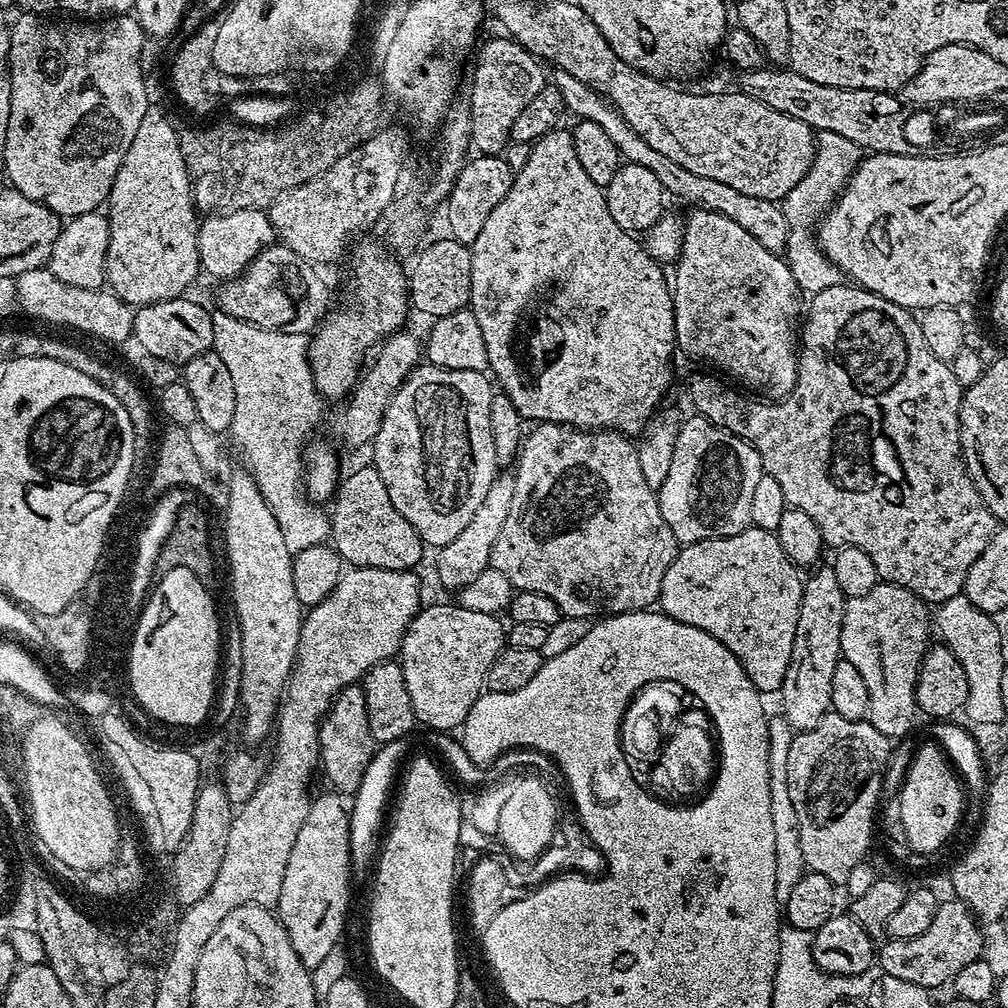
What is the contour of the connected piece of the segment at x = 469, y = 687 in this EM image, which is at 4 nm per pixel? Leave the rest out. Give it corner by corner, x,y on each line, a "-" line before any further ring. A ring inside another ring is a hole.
452,602
421,607
410,622
408,631
404,633
404,641
400,644
398,662
404,671
406,690
410,690
410,702
417,721
425,724
428,730
451,733
463,725
466,714
470,714
470,706
474,706
481,692
485,691
494,658
498,658
506,646
506,628
500,625
500,619
499,615
482,614

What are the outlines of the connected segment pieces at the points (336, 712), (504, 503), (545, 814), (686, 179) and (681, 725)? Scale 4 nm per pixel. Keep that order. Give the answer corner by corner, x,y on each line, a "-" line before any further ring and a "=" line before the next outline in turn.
351,684
349,688
344,688
336,695
336,701
332,703
327,714
320,724
320,764
322,772
328,775
328,780
337,793
354,794
358,786
362,786
362,778
366,775
366,766
374,758
378,745
376,739
370,734
370,722
366,714
366,694
360,684
=
504,470
497,475
495,482
486,490
486,498
478,506
477,512
470,517
470,523
465,526
447,546
439,549
436,555
436,576
444,588
459,590
470,586
482,570
486,570
492,563
492,551
494,542
498,542
498,534
502,534
502,522
510,515
510,501
514,499
515,475
511,471
=
512,776
481,794
470,820
476,831
496,836
520,862
532,862
544,854
556,830
556,802
547,786
534,776
=
556,68
553,73
553,76
551,73
550,80
558,90
562,90
565,109
571,115
573,112
580,120
598,122
602,126
602,130
606,130
606,134
610,134
614,146
618,146
621,157
629,164
646,166
646,170
651,170
654,173
654,178
658,178
658,182
662,182
664,191
669,197
677,196
680,200
696,200
692,202
710,207
716,212
722,212
728,218
734,218
734,222
738,222
755,240
762,246
766,246
766,250
780,254
787,249
788,219
783,207
777,201
754,198
751,194
742,194
742,190
734,190
734,186
726,186
726,182
714,182
714,178
706,178
702,174
690,174
690,170
678,166
671,158
664,157
659,150
653,150
650,147
650,142
646,142
640,137
620,111
613,107
591,84
574,78
574,74
561,68
=
685,708
677,710
670,728
676,734
671,746
660,748
646,758
636,758
630,752
624,752
622,762
629,768
634,786
644,797
660,800
678,813
687,813
690,806
700,808
702,800
712,800
714,796
714,780
720,776
720,762
724,760
722,738
725,731
716,712
702,722
700,712
687,712

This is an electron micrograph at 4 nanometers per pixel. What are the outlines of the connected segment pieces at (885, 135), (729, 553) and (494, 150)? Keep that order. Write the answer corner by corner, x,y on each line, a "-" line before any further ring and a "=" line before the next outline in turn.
761,66
743,73
740,80
742,92
766,102
772,109
782,110
799,121
806,121
815,131
842,134
870,152
915,153
916,149
905,133
911,107
907,107
895,93
869,88
825,86
786,66
=
749,526
733,536
700,540
681,547
666,570
666,578
662,578
658,608
678,622
686,622
718,638
735,654
744,667
744,673
761,694
779,693
784,686
798,630
798,610
804,593
800,572
801,569
793,564
786,550
782,550
775,532
=
500,34
497,40
488,40
475,53
476,69
472,72
472,104
468,117
470,118
470,148
477,156
498,156
505,150
504,147
512,140
512,127
518,119
518,114
526,110
526,106
542,90
546,83
545,65
527,51
518,41

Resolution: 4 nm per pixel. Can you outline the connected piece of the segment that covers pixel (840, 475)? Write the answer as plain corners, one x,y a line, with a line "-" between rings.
841,282
829,288
821,288
815,295
812,305
809,308
807,305
806,308
808,321
805,324
803,321
802,324
802,343
798,348
796,381
785,396
779,397
775,402
769,402
764,398
751,400
750,397
743,396
739,392
741,391
739,387
731,388
727,384
729,381
723,375
715,371
700,372
688,384
688,396
696,407
693,409
699,415
706,417
710,423
733,432
736,436
744,437
756,447
764,464
765,473
781,483
782,492
786,494
786,502
789,506
806,510
806,514
810,514
818,522
820,532
824,535
825,545
850,544
865,548
874,558
881,581
909,588
925,601
943,602
959,596
963,593
970,568
974,566
974,562
978,562
978,554
986,550
990,538
998,527
995,514
988,509
985,493
983,491
980,493
979,486
972,481
972,476
968,473
968,464
964,461
966,440
962,435
960,423
960,404
964,400
964,388
953,374
951,363
934,354
930,342
926,342
926,334
922,334
920,320
912,317
915,316
913,309
898,306
887,300
885,296
870,292
852,282

